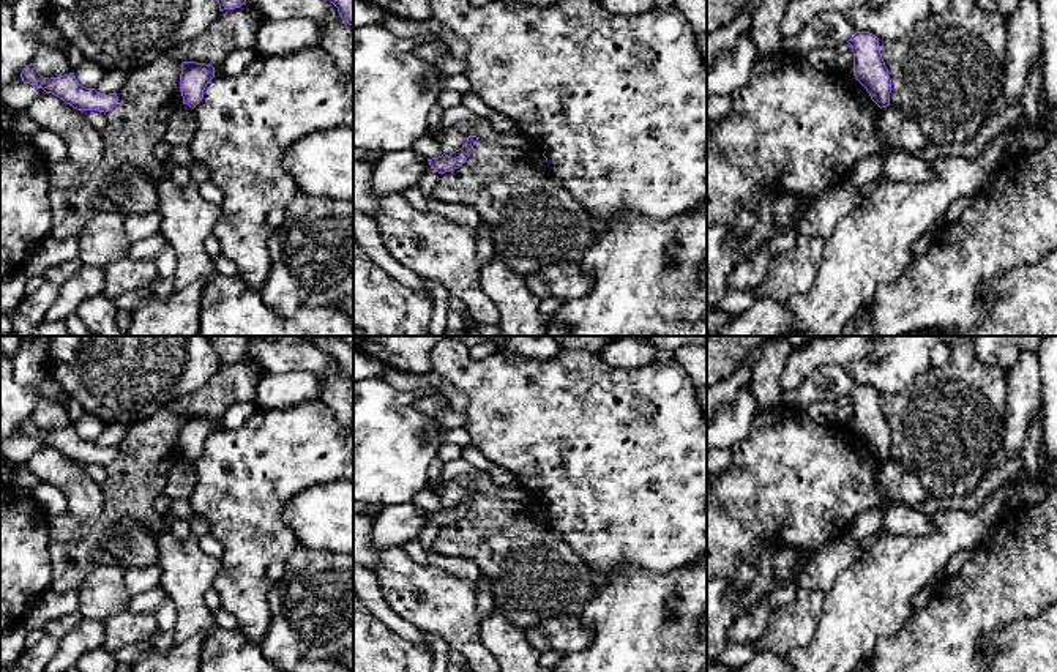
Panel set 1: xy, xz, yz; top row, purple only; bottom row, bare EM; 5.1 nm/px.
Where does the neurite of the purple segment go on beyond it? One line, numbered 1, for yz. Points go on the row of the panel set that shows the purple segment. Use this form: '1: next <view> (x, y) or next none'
1: next none

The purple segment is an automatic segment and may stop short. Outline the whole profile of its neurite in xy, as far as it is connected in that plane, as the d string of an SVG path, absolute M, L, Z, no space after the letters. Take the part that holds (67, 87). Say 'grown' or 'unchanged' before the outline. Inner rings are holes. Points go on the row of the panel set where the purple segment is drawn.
unchanged; M30 63L21 73L22 82L41 87L46 93L52 93L77 110L107 112L117 106L117 93L101 95L95 88L80 85L74 73L58 77L43 77L38 68Z

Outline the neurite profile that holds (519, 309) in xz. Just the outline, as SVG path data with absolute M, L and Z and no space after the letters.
M494 257L480 265L480 284L500 312L500 336L544 336L547 319L540 312L541 298L532 293L525 278L505 260Z

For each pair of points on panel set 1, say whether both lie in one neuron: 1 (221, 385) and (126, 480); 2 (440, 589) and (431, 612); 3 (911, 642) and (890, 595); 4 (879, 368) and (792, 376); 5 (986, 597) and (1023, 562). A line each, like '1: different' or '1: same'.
1: same
2: same
3: different
4: same
5: same

